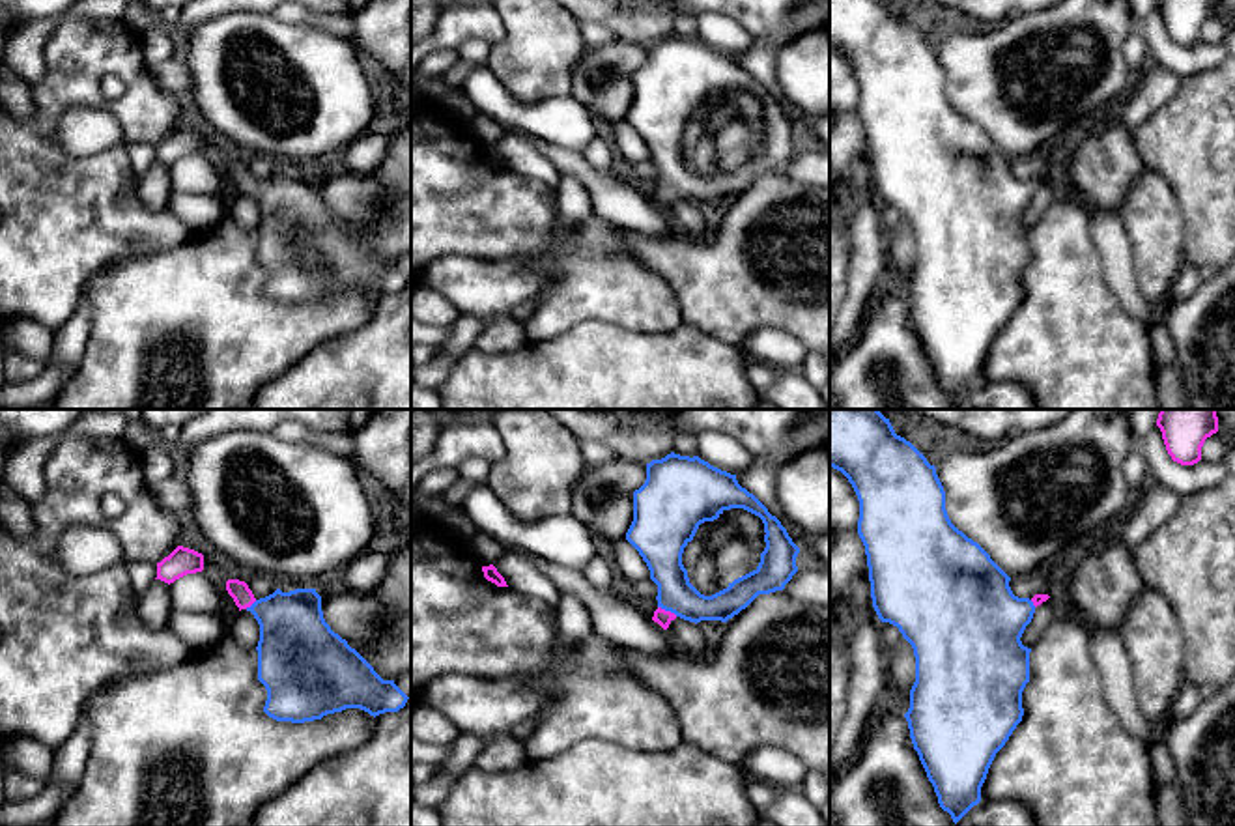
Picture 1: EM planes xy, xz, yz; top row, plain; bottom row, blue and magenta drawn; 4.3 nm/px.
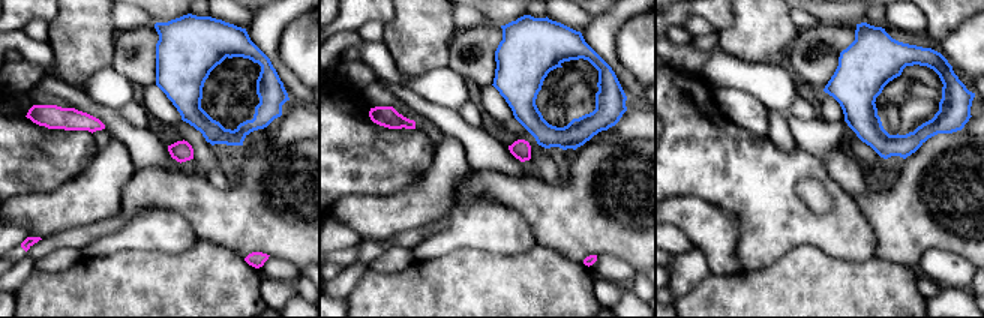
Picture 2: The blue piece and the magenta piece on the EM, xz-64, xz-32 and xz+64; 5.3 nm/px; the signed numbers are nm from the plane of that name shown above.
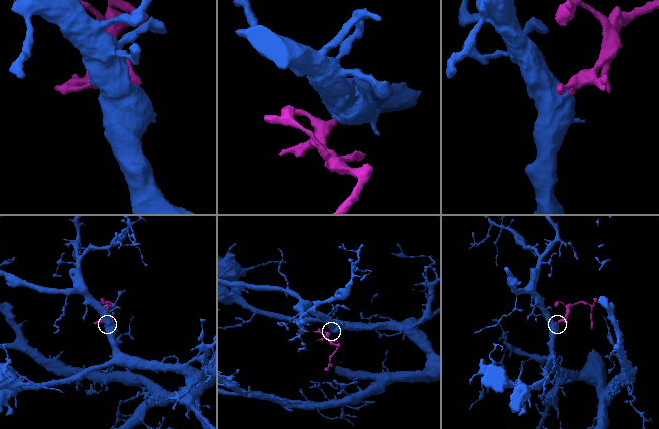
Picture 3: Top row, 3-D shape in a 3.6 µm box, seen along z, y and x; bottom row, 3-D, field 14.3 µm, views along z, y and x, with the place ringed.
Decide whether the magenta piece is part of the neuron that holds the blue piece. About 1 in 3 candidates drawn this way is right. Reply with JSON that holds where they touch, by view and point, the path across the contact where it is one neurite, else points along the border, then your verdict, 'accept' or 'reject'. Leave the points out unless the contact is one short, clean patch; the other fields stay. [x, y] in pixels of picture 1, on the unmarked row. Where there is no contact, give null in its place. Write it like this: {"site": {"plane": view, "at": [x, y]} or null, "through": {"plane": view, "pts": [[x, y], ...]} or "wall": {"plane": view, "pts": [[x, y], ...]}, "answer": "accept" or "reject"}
{"site": {"plane": "xz", "at": [667, 191]}, "through": {"plane": "xz", "pts": [[662, 133], [667, 154], [667, 191], [662, 199]]}, "answer": "accept"}

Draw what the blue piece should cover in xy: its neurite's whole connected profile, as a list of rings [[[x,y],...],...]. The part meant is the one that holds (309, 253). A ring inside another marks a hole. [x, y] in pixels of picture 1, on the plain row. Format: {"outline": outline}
{"outline": [[[228,161],[226,172],[260,206],[258,262],[267,271],[269,299],[305,305],[346,290],[376,299],[405,288],[409,278],[394,262],[383,262],[331,211],[316,170],[277,170],[256,181],[245,163]]]}

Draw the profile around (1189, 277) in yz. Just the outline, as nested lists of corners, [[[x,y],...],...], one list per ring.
[[[1183,263],[1177,271],[1177,277],[1168,292],[1166,305],[1173,305],[1190,297],[1205,278],[1201,277],[1201,269],[1190,263]]]

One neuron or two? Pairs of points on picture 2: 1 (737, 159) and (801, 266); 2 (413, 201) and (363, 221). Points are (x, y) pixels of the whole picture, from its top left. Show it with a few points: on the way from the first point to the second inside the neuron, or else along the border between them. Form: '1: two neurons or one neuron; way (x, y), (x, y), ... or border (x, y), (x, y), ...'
1: two neurons; border (827, 252), (813, 246), (795, 246), (762, 269)
2: one neuron; way (401, 212), (375, 218)

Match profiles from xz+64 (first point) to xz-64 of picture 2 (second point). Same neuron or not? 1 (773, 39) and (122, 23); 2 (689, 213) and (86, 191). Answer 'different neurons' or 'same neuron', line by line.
1: different neurons
2: same neuron

